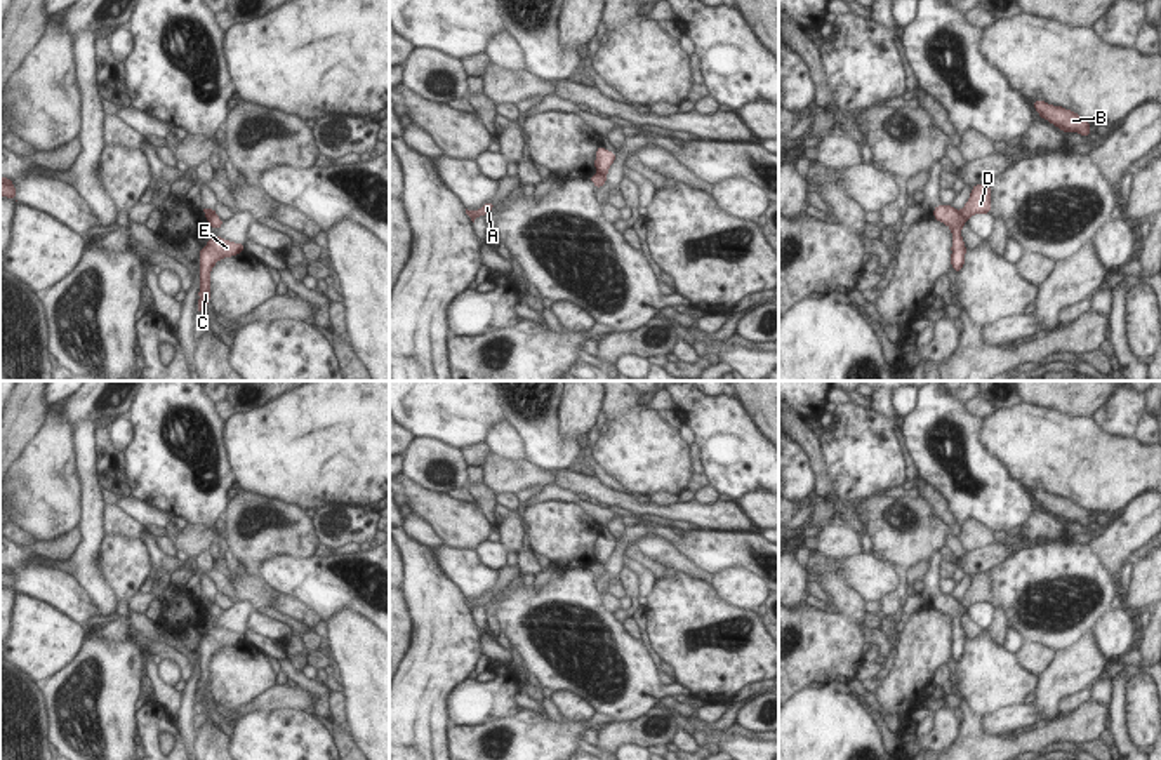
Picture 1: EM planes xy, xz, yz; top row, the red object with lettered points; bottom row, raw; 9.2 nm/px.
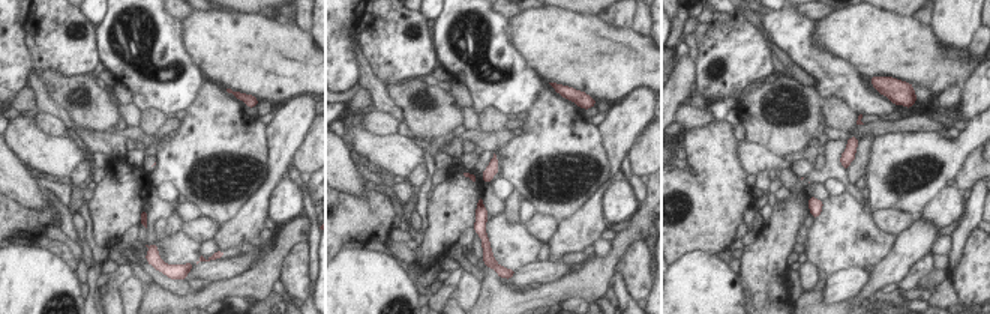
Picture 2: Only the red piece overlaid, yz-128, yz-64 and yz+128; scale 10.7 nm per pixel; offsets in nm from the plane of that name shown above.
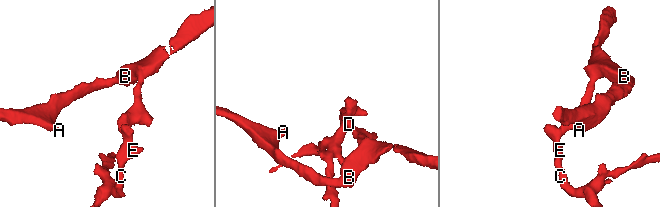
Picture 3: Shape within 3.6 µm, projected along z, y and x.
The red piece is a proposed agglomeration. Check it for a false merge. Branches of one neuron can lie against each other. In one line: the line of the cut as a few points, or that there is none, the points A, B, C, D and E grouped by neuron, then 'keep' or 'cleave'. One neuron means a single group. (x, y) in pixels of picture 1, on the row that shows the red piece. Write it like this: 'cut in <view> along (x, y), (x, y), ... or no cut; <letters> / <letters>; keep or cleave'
cut in yz along (960, 213), (967, 221); A B D / C E; cleave

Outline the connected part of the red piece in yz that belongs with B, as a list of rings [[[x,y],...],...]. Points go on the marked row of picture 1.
[[[1043,99],[1032,101],[1036,111],[1041,118],[1048,120],[1055,127],[1058,127],[1064,132],[1078,132],[1083,137],[1090,136],[1090,122],[1081,118],[1078,113],[1072,113],[1071,110],[1065,110],[1062,106],[1053,106],[1045,103]]]

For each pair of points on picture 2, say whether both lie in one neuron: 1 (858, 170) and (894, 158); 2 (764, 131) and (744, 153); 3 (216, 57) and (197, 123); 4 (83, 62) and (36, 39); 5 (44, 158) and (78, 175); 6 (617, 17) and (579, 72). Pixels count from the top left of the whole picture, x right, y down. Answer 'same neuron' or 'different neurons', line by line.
1: different neurons
2: different neurons
3: different neurons
4: same neuron
5: different neurons
6: different neurons

